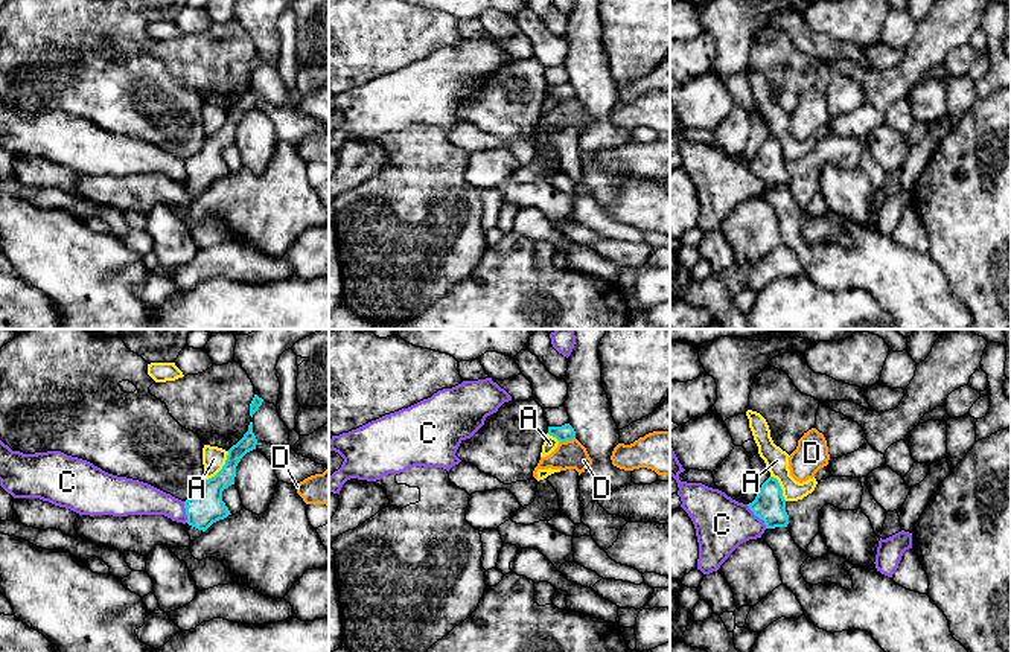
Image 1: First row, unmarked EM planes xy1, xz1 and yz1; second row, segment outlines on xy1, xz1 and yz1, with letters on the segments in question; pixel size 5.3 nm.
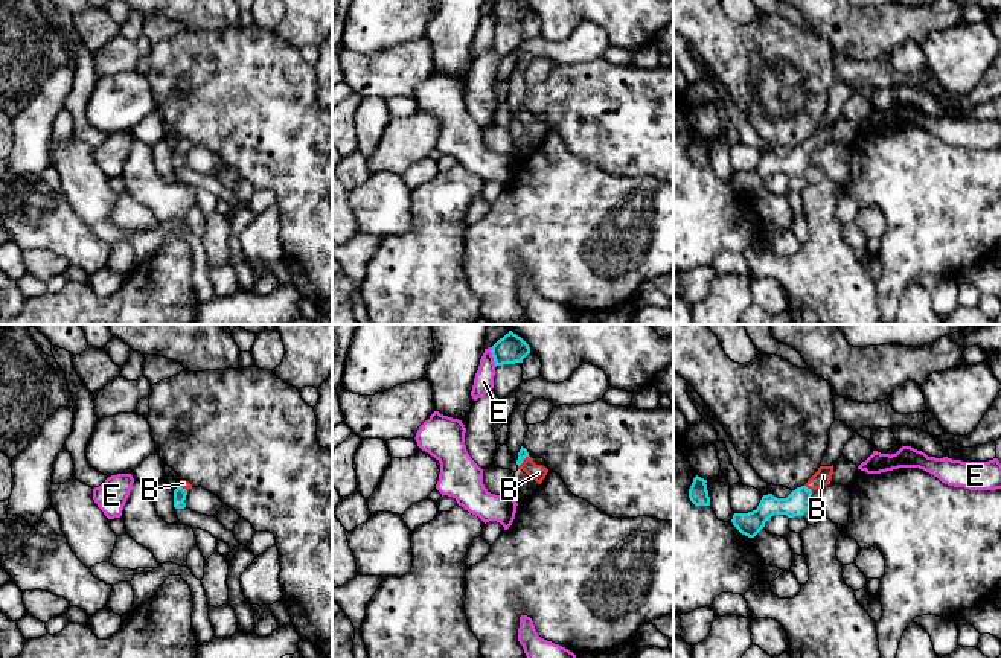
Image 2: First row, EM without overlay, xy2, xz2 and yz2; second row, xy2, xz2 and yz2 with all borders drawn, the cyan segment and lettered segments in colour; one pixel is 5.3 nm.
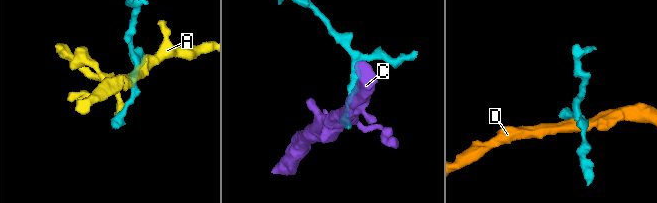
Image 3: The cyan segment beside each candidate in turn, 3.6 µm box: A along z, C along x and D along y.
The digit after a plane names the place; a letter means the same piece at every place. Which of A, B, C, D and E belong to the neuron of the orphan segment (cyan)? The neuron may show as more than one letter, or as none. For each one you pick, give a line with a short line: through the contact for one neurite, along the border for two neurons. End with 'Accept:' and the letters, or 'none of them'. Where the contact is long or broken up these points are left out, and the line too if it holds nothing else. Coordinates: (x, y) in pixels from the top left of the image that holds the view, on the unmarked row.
B: yz2 (797, 160), (806, 146), (823, 134)
Accept: B

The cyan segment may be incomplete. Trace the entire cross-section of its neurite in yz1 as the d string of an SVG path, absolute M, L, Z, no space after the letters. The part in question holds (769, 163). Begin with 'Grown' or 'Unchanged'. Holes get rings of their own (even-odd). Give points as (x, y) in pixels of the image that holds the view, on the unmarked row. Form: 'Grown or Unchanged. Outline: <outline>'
Unchanged. Outline: M773 136L761 143L755 158L748 165L755 175L764 180L766 187L787 186L789 183L783 148Z

